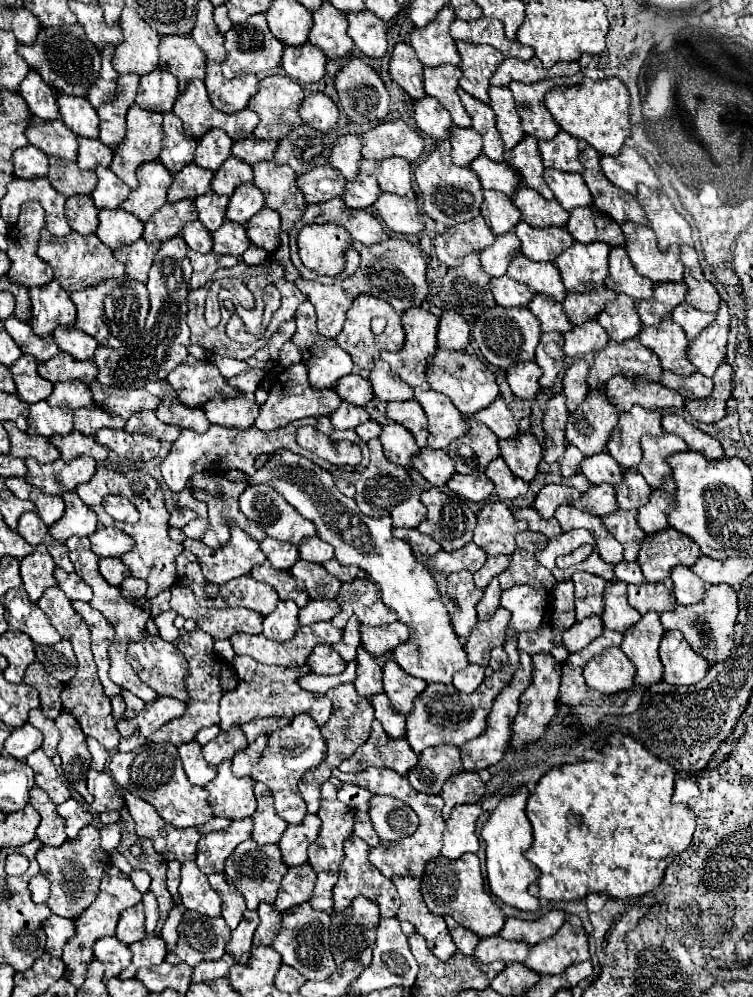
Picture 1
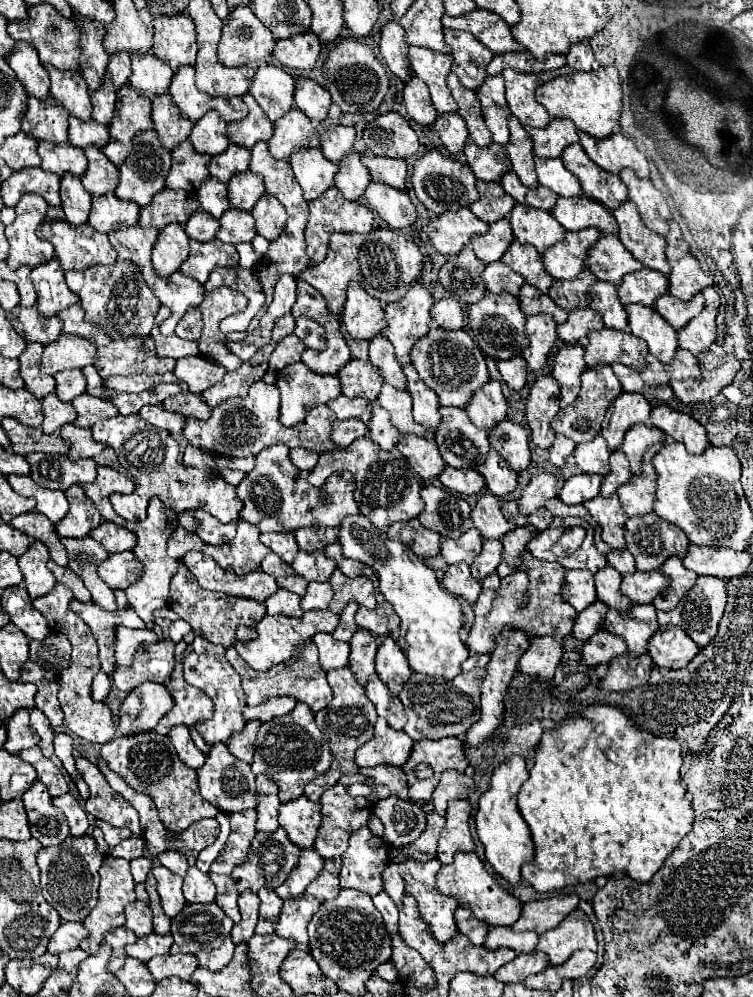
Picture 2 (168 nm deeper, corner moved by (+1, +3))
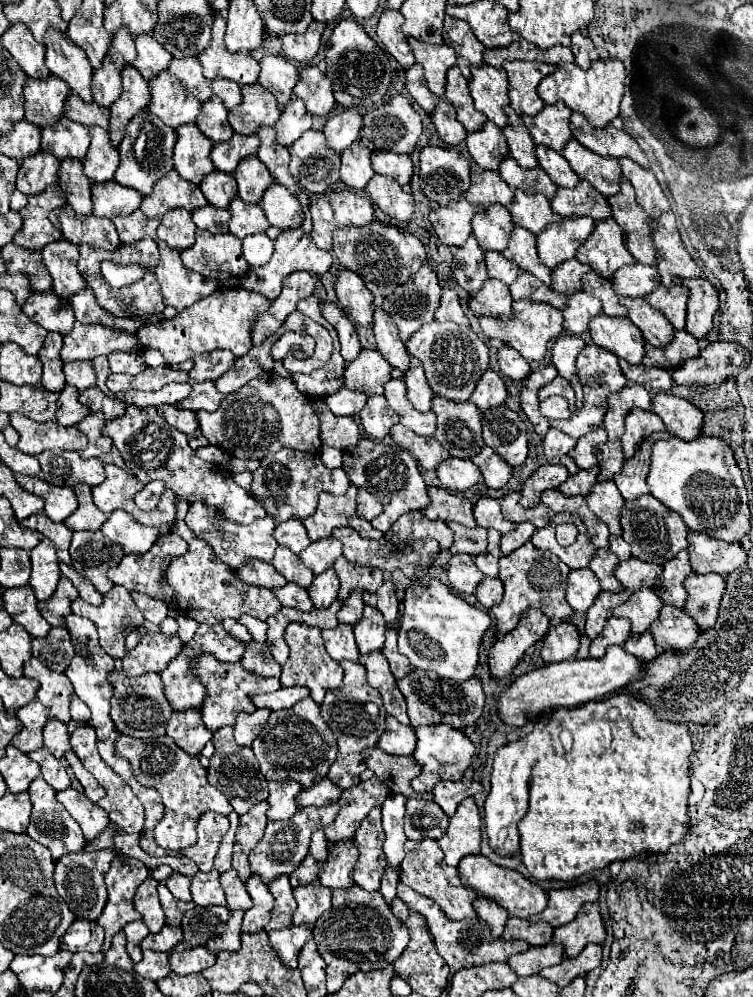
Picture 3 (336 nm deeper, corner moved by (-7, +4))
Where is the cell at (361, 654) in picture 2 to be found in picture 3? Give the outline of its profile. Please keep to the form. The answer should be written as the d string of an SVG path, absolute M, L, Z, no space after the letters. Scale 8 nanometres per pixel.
M365 605L363 617L353 627L353 633L355 633L355 641L357 641L359 651L363 655L367 655L371 651L381 649L383 647L383 641L385 641L385 635L383 635L385 629L387 629L387 623L385 623L383 615L379 615L379 611L375 607Z

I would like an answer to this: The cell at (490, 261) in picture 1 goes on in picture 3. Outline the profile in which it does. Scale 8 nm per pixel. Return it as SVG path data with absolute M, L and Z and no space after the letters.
M493 203L485 207L483 213L473 217L473 235L483 251L503 251L507 247L507 235L511 235L511 213Z

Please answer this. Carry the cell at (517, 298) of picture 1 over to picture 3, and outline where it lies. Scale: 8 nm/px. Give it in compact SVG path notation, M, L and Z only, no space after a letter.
M485 251L485 265L487 265L487 275L503 281L505 285L515 281L519 275L519 267L515 267L515 263L505 259L497 251Z

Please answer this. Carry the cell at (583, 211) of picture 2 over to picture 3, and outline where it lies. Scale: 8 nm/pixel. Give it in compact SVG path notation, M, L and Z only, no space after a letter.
M579 179L575 187L557 187L555 197L551 199L551 207L557 215L591 215L595 221L611 217L611 207L607 199L591 187L589 181Z

